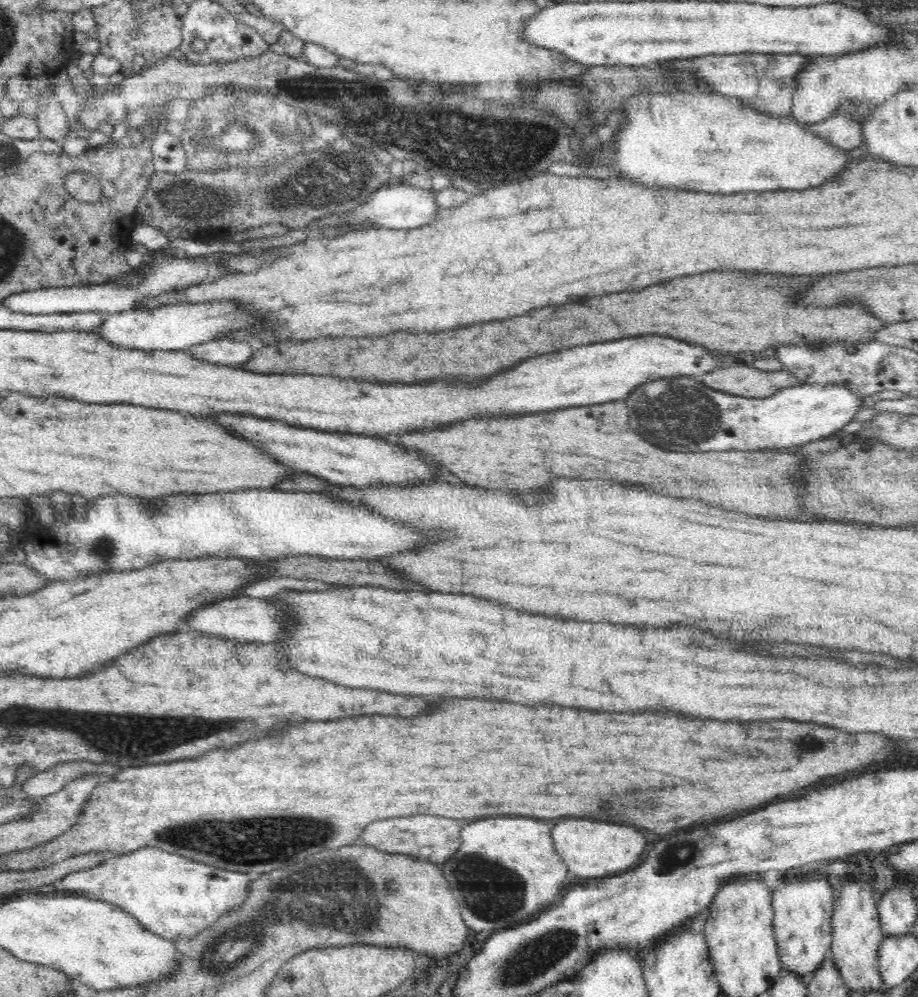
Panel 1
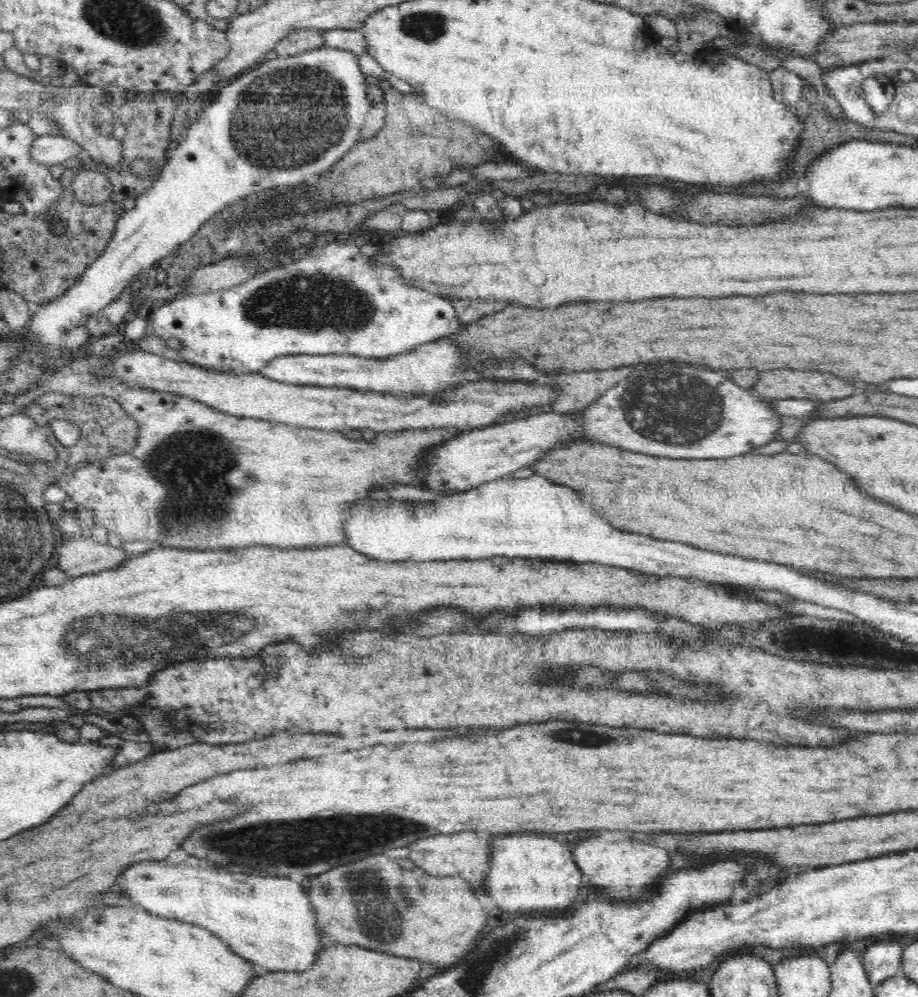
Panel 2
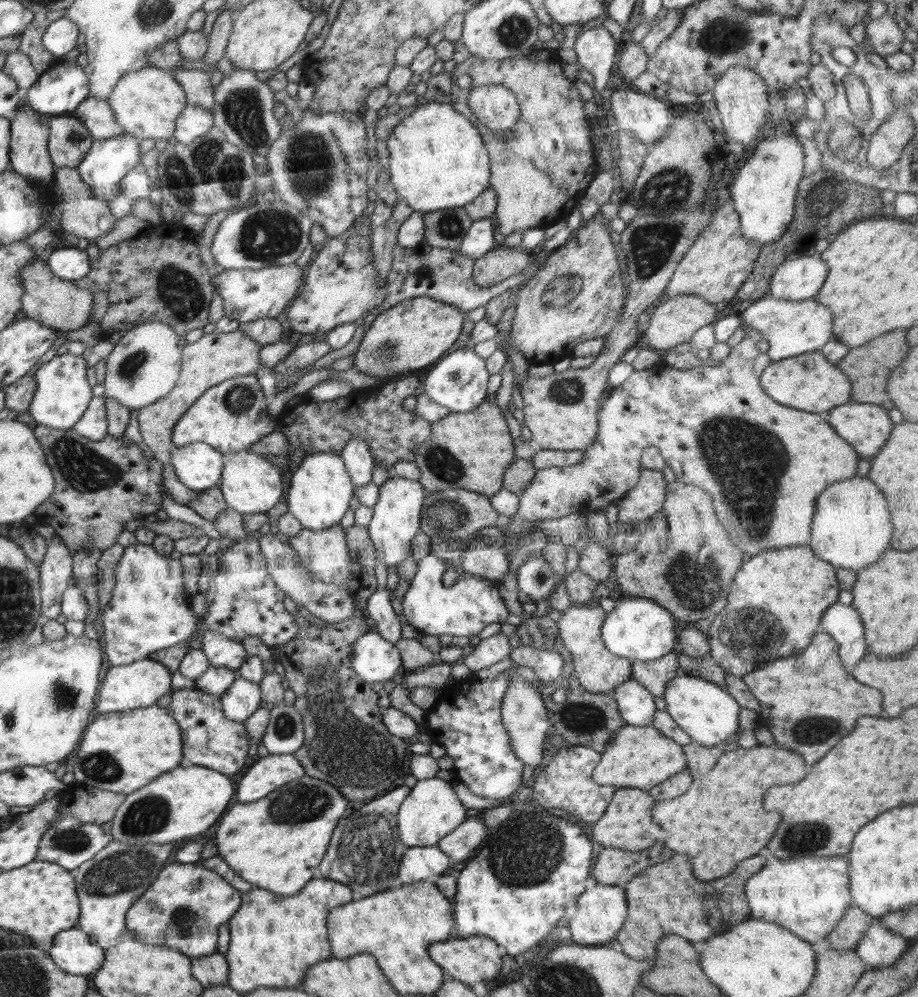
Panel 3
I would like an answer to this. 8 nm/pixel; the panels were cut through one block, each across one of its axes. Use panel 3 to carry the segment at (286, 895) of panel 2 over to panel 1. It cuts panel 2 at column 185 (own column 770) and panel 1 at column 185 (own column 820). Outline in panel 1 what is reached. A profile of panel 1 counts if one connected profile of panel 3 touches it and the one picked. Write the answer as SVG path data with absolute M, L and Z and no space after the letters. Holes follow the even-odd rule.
M139 848L129 853L114 854L114 858L103 860L90 870L68 874L60 882L54 882L54 886L60 890L78 892L86 898L109 902L131 914L146 930L168 941L189 942L193 936L212 926L226 911L242 904L250 883L246 874L216 869L160 849Z

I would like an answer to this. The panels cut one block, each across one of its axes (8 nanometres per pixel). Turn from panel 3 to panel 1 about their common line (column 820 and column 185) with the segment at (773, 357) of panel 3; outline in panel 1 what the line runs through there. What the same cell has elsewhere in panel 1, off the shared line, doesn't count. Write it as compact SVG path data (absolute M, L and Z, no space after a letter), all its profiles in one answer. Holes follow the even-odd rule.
M204 302L202 304L170 304L158 306L158 308L136 308L131 311L107 314L102 326L94 330L102 341L110 343L122 349L138 349L153 351L162 349L167 351L183 351L190 346L198 346L210 340L230 339L224 334L236 328L254 328L254 320L250 314L242 312L242 308L236 308L234 304L226 302Z

